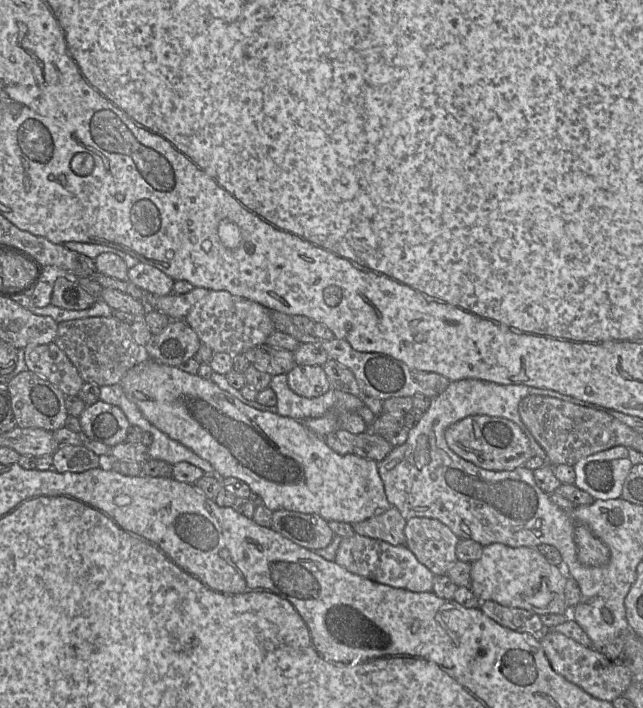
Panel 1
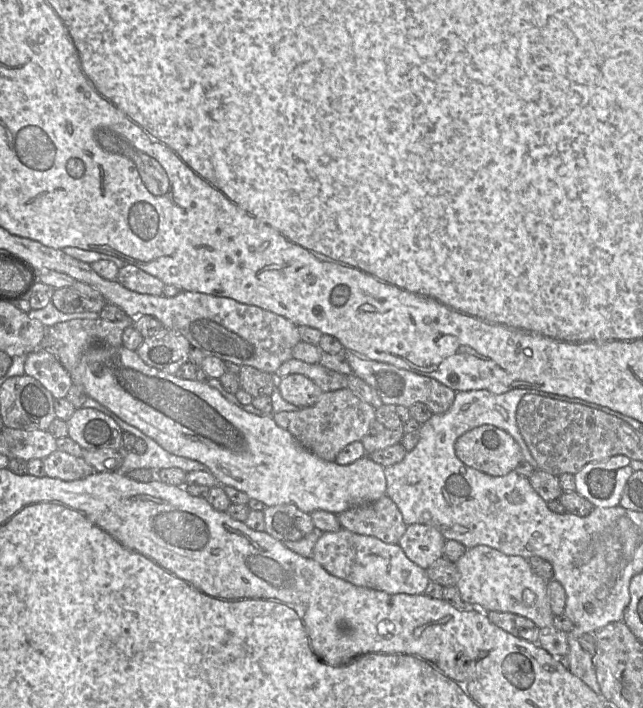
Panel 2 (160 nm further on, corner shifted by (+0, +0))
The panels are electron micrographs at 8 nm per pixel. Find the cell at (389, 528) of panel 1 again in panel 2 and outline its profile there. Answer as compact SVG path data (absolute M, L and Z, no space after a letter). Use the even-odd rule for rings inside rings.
M387 495L375 502L353 507L337 517L344 529L373 536L388 544L398 544L407 529L402 513Z

